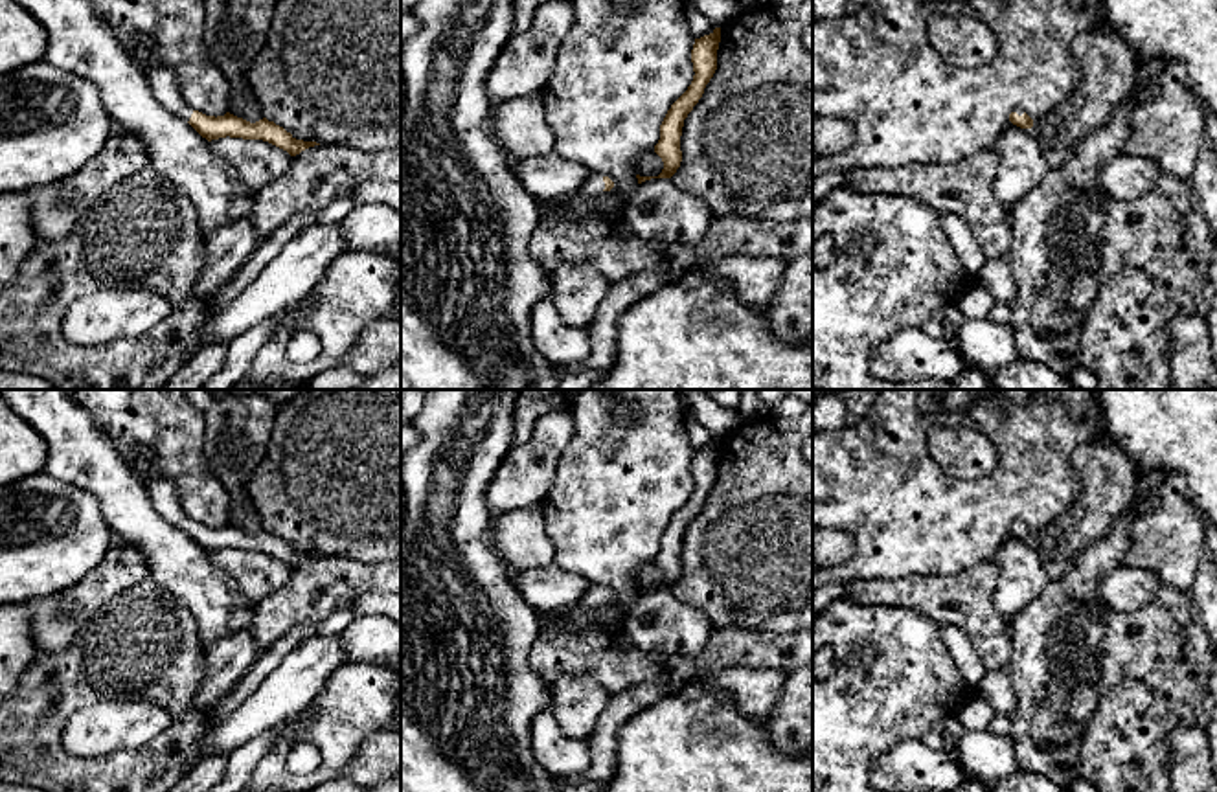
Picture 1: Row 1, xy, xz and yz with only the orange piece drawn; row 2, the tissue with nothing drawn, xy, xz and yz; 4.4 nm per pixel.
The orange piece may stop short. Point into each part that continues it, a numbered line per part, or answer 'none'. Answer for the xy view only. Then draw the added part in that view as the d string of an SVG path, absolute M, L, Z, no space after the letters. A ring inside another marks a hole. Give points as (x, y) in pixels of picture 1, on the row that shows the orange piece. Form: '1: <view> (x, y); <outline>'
1: xy (162, 81); M147 66L143 74L158 103L176 118L189 121L193 108L184 101L175 74L165 66Z

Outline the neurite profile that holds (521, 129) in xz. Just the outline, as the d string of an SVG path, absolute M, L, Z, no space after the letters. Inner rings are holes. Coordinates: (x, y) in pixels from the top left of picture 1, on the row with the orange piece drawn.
M540 94L498 101L491 125L496 141L511 160L553 153L555 136L546 123Z

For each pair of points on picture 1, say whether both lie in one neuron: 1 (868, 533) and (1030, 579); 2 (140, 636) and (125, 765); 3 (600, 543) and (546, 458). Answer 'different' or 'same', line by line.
1: different
2: same
3: different

